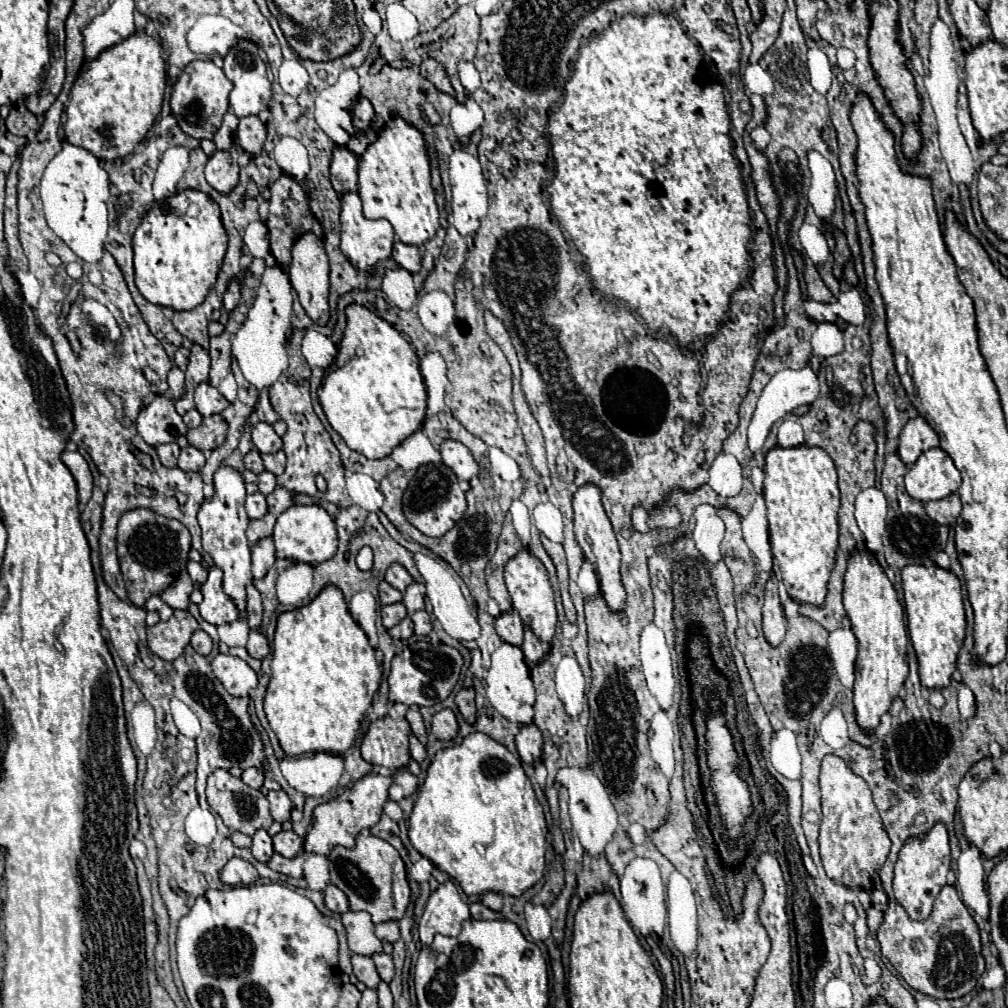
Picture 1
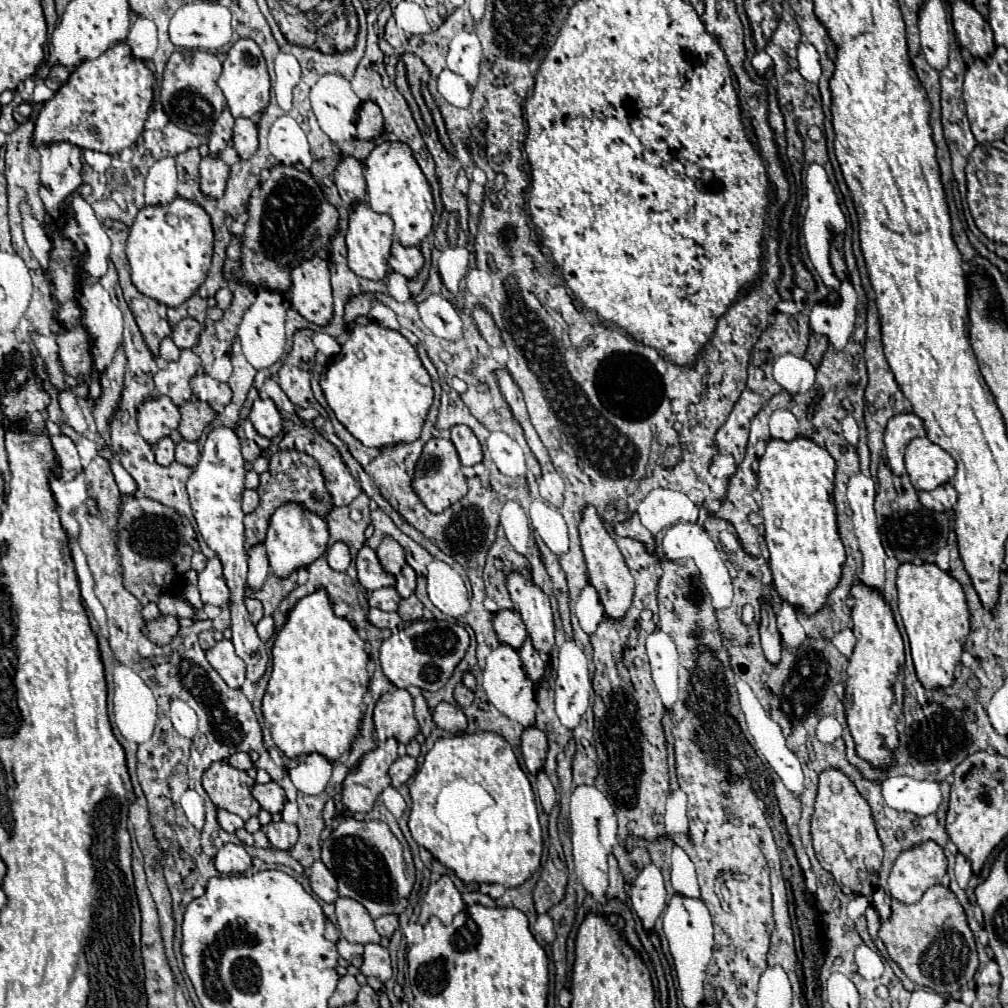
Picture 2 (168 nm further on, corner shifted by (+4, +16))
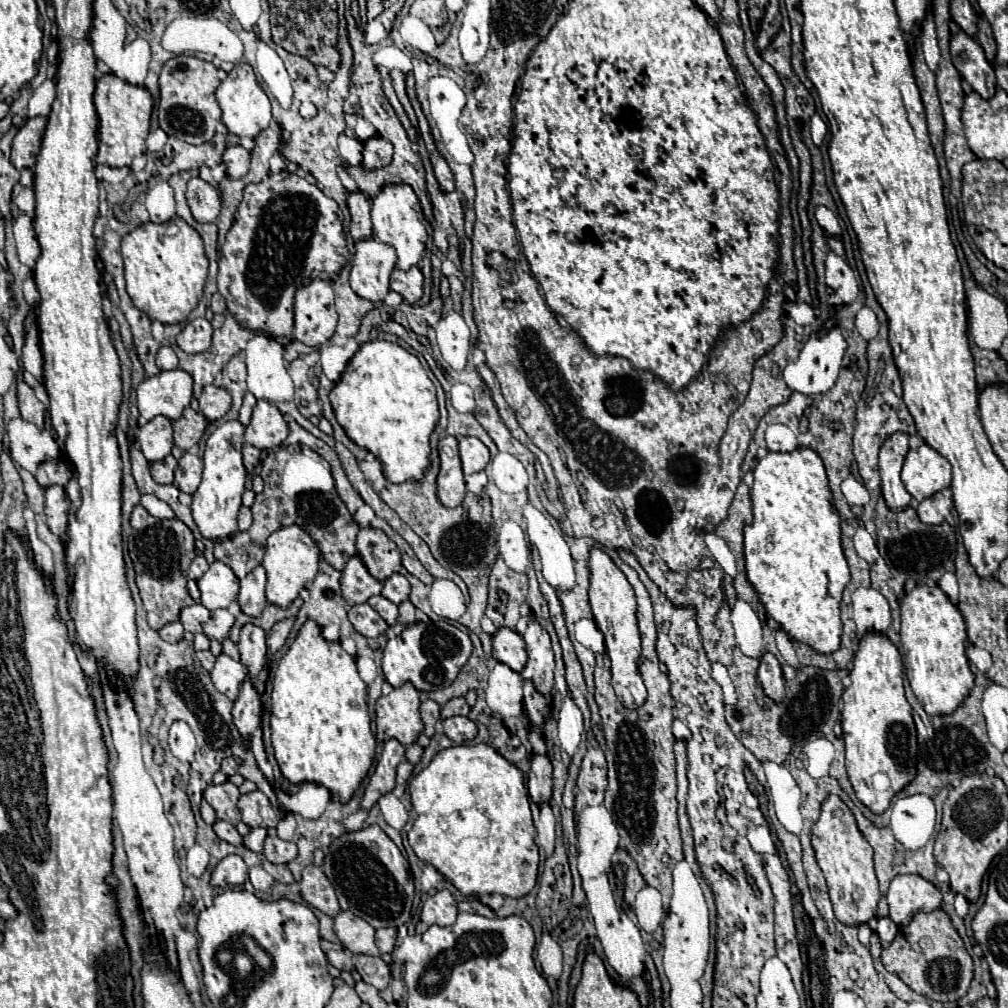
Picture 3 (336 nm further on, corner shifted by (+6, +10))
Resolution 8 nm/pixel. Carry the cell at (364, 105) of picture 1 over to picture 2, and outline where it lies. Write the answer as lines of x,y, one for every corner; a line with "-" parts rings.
364,102
360,110
360,120
358,120
358,138
360,140
376,140
384,134
384,120
382,112
376,104

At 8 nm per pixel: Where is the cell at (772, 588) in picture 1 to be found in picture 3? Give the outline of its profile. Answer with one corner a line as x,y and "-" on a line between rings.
772,652
762,654
760,658
760,668
758,668
758,680
766,692
766,696
774,698
774,702
782,700
782,694
786,692
786,680
782,676
780,662

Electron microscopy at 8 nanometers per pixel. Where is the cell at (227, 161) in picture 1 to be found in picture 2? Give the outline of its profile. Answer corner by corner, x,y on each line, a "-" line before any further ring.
202,158
200,162
200,190
208,198
222,198
230,168
224,164
222,158

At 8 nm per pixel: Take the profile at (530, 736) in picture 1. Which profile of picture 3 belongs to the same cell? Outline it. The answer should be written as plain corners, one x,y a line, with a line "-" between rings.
532,754
528,772
528,792
536,804
548,802
552,794
552,764
542,754

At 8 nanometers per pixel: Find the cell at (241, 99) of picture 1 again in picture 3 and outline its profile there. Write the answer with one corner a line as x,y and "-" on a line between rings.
242,62
236,64
226,78
222,80
222,84
216,90
216,100
222,108
222,122
226,124
228,132
236,134
236,136
252,136
256,138
260,130
264,130
270,124
272,118
272,106
270,100
266,96
266,92
262,90
262,86
256,80
256,74
252,70
250,64

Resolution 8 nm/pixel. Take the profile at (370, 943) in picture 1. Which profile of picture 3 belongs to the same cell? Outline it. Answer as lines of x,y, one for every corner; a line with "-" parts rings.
344,910
334,916
334,932
346,950
354,954
380,956
380,950
374,944
374,928
354,912

